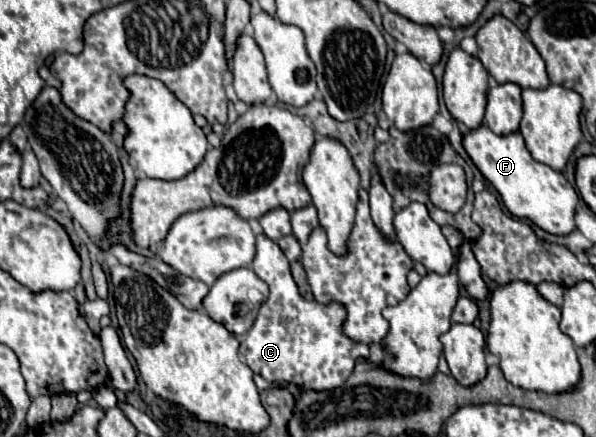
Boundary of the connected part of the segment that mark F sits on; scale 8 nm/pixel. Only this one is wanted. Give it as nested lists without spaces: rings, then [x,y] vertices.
[[[481,124],[479,128],[467,130],[463,134],[463,148],[473,160],[473,164],[479,168],[479,172],[501,194],[503,204],[513,216],[527,218],[551,234],[569,234],[571,230],[575,230],[573,214],[579,202],[575,188],[561,172],[533,160],[519,132],[499,136],[491,132],[487,124]]]

